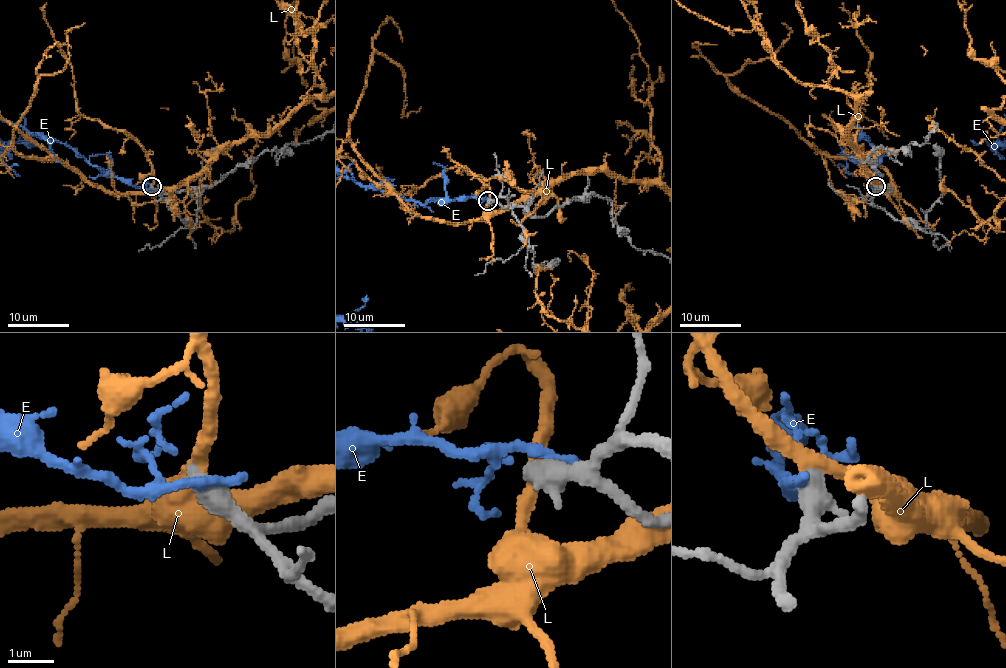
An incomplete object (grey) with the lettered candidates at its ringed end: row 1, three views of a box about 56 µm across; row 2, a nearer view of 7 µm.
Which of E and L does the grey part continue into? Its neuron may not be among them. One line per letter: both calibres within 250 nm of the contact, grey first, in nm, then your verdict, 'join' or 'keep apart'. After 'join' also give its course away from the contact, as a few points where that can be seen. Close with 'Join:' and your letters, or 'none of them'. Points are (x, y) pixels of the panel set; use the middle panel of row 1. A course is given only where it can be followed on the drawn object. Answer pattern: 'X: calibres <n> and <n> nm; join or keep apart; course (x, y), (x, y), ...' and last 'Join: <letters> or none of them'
E: calibres 600 and 280 nm; keep apart
L: calibres 550 and 320 nm; keep apart
Join: none of them

